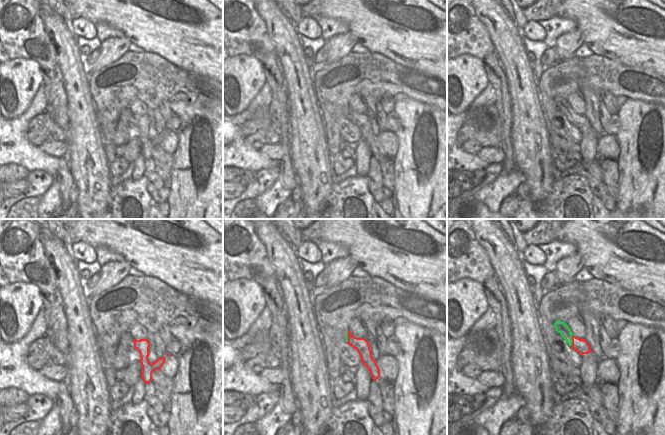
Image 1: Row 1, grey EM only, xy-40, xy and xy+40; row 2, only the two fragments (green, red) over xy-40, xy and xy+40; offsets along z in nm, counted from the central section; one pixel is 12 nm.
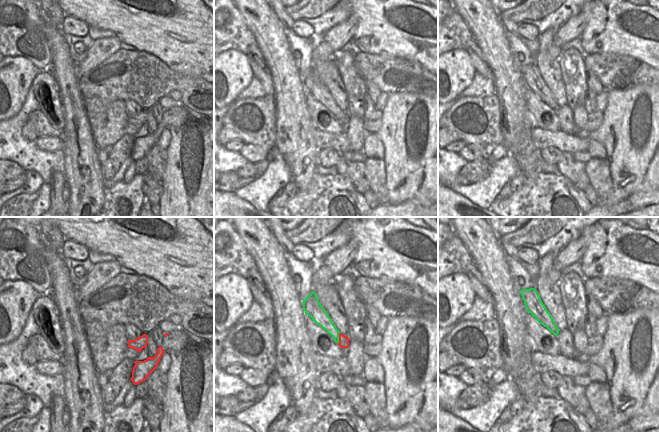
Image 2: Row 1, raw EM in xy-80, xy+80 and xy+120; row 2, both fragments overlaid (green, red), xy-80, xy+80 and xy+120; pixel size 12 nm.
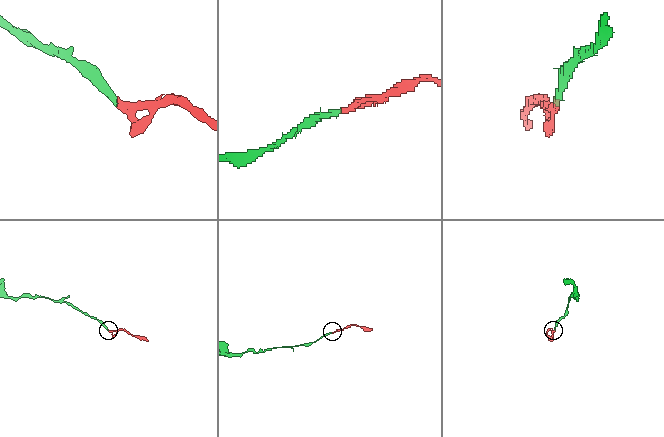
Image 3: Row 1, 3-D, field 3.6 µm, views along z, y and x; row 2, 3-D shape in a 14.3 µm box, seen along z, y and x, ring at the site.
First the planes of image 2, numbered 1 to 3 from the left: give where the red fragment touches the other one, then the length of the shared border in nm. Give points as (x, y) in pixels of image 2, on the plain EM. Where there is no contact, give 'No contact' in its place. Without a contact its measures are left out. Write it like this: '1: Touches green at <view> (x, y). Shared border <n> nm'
1: No contact
2: Touches green at xy+80 (338, 114). Shared border 150 nm
3: No contact

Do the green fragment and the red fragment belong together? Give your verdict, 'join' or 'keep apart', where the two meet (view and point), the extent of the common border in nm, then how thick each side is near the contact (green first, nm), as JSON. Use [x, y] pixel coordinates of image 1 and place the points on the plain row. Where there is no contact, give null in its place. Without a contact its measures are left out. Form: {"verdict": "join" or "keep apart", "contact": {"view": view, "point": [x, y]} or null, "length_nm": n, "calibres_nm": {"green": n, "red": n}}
{"verdict": "keep apart", "contact": {"view": "xy+40", "point": [571, 116]}, "length_nm": 150, "calibres_nm": {"green": 140, "red": 170}}

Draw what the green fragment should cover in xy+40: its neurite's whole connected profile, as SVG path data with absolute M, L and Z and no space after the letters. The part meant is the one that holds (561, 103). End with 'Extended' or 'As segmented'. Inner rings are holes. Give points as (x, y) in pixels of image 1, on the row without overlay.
M560 96L555 97L554 102L556 107L566 116L566 118L571 122L572 121L572 107L565 98Z. As segmented

